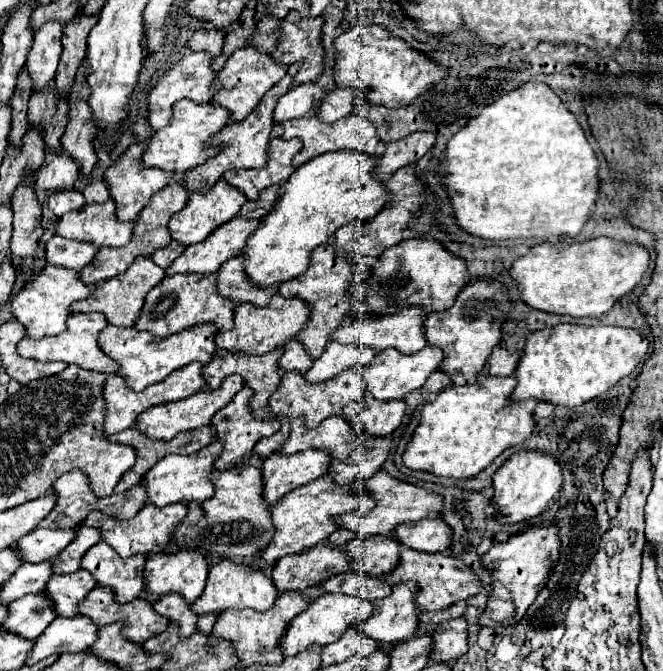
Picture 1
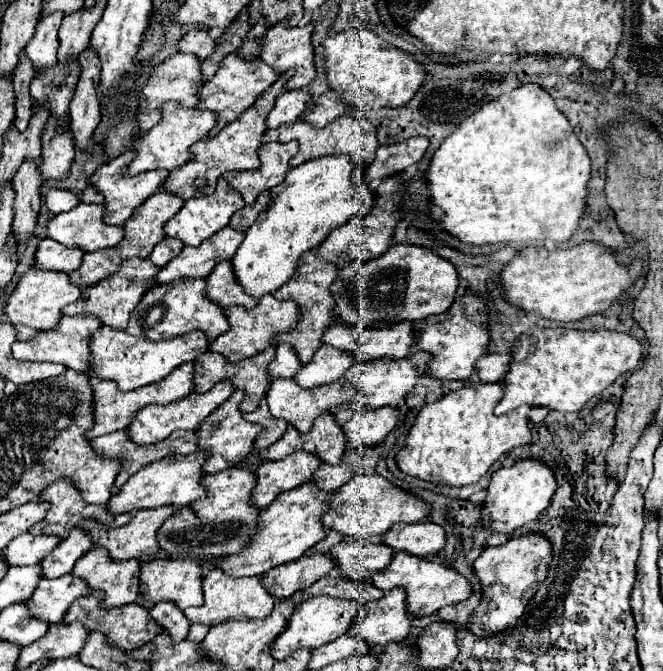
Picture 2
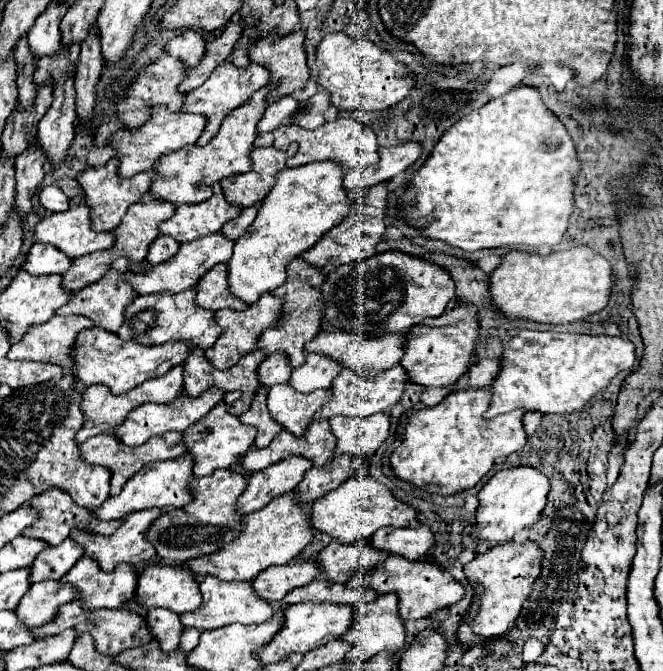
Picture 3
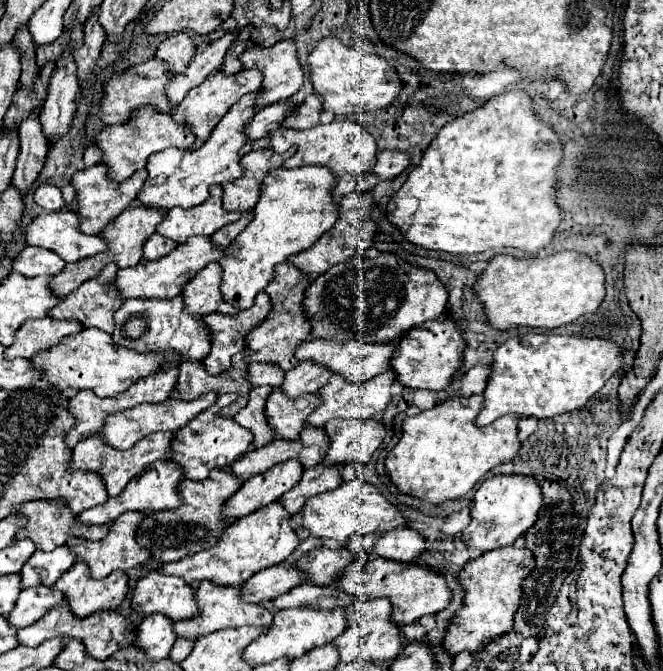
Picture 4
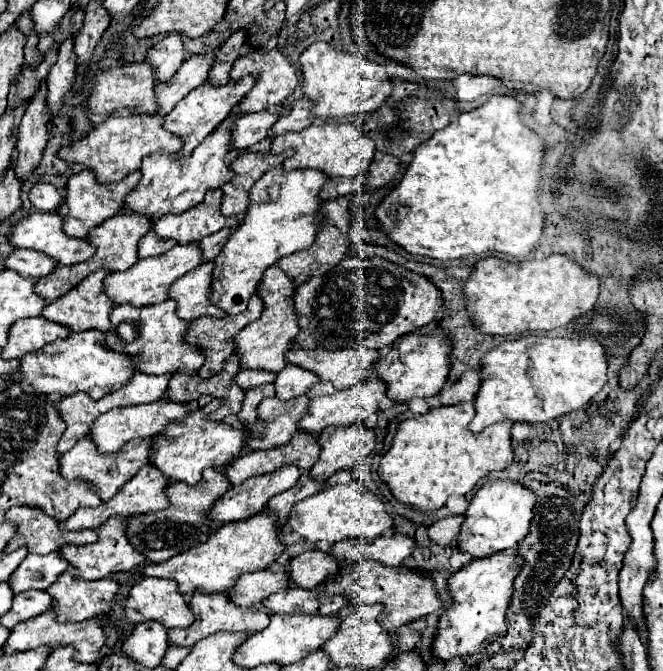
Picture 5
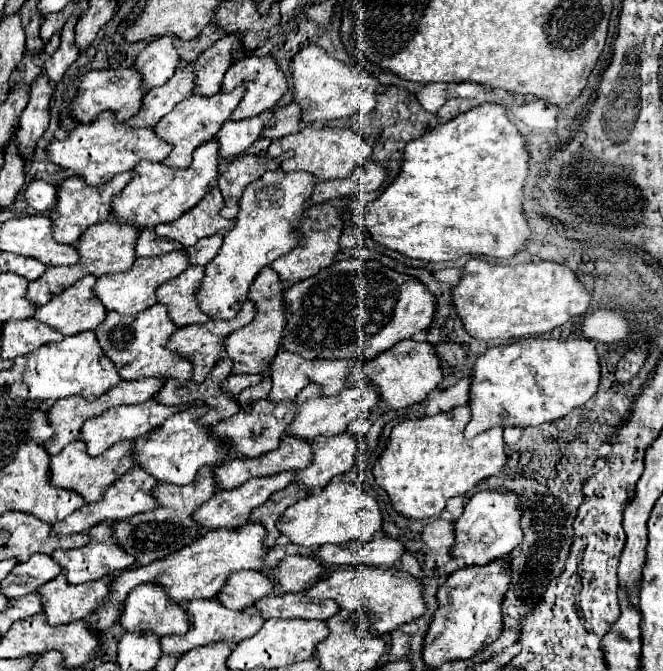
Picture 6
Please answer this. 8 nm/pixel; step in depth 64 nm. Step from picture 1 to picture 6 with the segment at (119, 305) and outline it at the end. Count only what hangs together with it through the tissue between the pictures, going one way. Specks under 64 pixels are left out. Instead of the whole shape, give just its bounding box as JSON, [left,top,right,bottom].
[34,276,106,336]

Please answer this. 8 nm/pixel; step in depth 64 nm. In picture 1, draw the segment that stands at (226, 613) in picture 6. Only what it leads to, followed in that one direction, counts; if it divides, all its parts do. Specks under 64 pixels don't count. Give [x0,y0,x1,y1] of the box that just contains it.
[192,558,280,614]

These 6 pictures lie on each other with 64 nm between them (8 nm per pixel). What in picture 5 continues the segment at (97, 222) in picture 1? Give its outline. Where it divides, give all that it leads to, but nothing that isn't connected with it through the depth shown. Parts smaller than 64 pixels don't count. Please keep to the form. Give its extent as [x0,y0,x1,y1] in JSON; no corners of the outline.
[10,212,92,264]

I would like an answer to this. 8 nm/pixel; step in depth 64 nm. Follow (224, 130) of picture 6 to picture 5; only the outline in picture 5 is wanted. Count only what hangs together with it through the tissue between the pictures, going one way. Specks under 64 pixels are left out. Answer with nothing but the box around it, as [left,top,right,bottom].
[232,110,280,150]

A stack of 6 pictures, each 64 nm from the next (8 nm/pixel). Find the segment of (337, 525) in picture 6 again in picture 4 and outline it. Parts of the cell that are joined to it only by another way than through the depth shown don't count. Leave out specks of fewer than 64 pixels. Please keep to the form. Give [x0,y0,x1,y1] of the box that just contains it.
[302,478,406,542]

